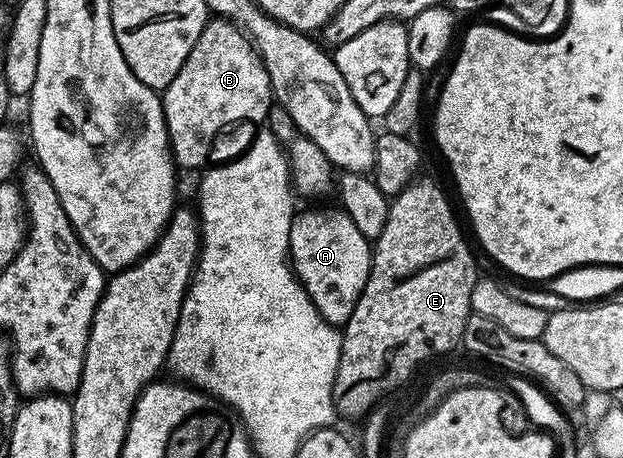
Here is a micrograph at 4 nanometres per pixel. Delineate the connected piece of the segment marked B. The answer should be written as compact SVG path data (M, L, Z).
M210 17L199 40L195 40L195 48L191 48L187 60L183 60L183 68L175 72L175 80L171 80L171 84L161 94L161 107L169 133L169 150L173 154L174 163L182 171L200 171L210 161L208 158L213 150L213 141L224 126L233 126L236 122L264 123L268 119L269 109L274 104L267 68L261 63L260 54L253 49L252 41L229 19Z

